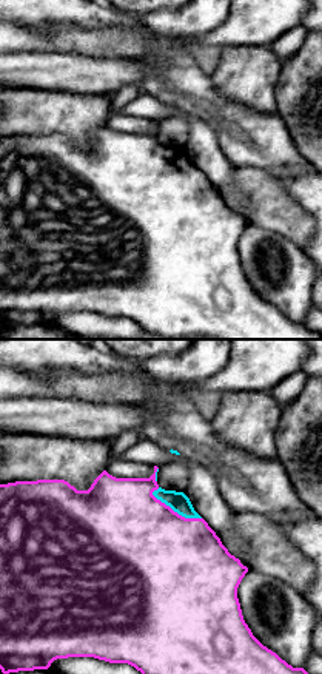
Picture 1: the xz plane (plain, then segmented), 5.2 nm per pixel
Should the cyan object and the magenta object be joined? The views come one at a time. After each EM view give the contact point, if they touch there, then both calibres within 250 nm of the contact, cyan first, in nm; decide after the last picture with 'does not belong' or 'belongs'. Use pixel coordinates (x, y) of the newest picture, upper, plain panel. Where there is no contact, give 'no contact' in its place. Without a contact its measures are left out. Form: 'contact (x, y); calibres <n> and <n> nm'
contact (176, 165); calibres 100 and 480 nm

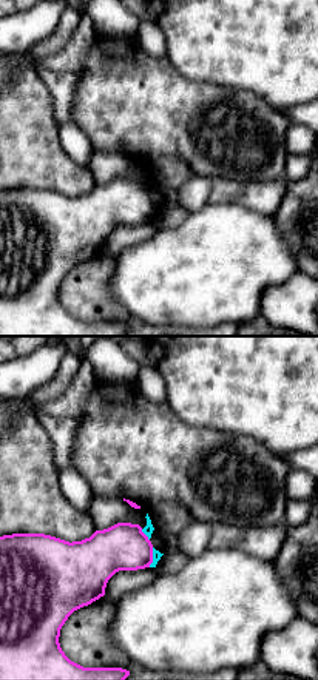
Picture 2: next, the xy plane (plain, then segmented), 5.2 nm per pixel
contact (145, 188); calibres 50 and 240 nm

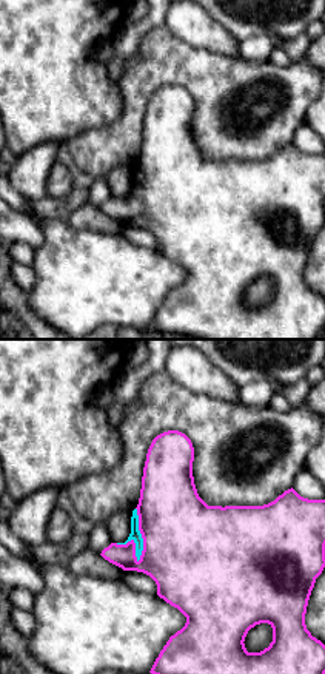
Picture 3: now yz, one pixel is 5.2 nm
contact (140, 190); calibres 60 and 460 nm

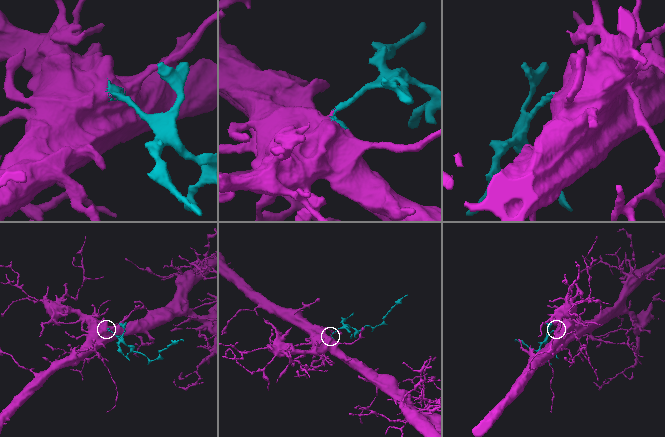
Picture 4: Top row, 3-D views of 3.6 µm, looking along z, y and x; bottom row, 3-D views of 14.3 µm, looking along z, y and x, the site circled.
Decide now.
belongs

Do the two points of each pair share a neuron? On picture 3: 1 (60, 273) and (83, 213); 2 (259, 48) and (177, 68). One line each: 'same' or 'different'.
1: different
2: different

